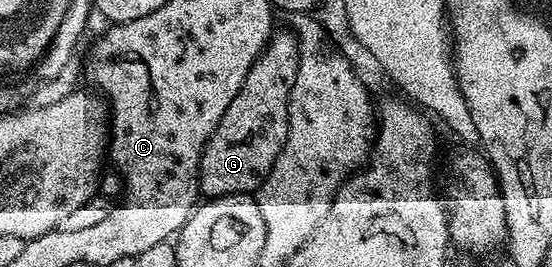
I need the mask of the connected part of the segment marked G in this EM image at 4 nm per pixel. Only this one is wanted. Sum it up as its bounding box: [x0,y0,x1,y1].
[199,31,299,197]

